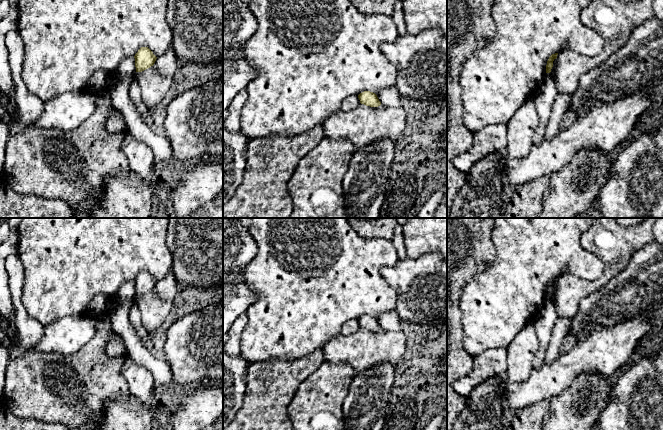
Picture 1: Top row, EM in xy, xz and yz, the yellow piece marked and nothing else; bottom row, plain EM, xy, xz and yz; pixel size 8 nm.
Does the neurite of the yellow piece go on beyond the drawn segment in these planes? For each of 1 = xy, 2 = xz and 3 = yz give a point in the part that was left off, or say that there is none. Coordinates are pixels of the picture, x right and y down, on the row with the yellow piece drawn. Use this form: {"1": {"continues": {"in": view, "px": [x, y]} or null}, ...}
{"1": {"continues": null}, "2": {"continues": null}, "3": {"continues": null}}

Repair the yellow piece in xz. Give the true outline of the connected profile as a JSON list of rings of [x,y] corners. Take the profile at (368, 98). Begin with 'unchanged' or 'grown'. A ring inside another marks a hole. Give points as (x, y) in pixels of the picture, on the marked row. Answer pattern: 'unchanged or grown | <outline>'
unchanged | [[[364,91],[358,95],[361,104],[370,107],[378,107],[381,105],[377,95],[370,91]]]

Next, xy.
unchanged | [[[141,47],[134,56],[136,72],[142,72],[154,65],[157,57],[148,47]]]

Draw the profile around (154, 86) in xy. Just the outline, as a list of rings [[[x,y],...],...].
[[[154,66],[136,72],[134,77],[141,90],[141,98],[151,111],[162,103],[173,83],[173,76],[161,74]]]

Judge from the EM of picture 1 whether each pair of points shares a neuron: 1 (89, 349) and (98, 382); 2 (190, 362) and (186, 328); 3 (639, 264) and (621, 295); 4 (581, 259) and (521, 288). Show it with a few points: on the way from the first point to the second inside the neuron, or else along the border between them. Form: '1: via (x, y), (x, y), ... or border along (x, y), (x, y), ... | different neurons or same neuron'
1: via (89, 357), (90, 374) | same neuron
2: via (188, 354), (185, 347), (186, 336) | same neuron
3: via (639, 272), (639, 279), (629, 289) | same neuron
4: via (565, 259), (546, 259), (533, 272) | same neuron

